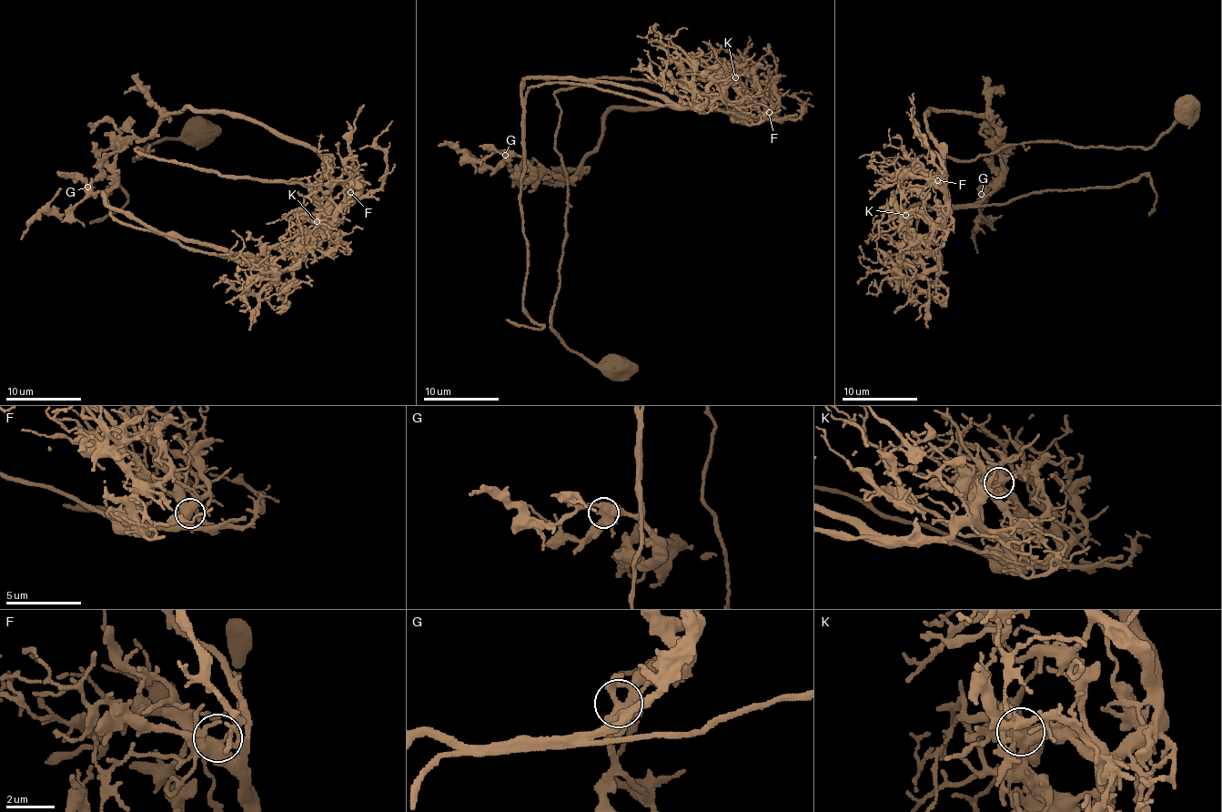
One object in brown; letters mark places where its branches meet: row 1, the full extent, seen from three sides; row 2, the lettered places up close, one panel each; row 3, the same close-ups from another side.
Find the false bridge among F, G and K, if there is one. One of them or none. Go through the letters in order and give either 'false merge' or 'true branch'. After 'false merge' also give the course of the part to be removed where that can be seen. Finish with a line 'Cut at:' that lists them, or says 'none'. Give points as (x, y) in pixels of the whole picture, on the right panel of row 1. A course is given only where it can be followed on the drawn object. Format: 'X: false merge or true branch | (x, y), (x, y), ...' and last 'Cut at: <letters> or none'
F: true branch
G: true branch
K: false merge | (904, 215), (937, 265), (913, 238), (926, 211), (1110, 188), (1146, 175), (1156, 191), (1148, 215)
Cut at: K

